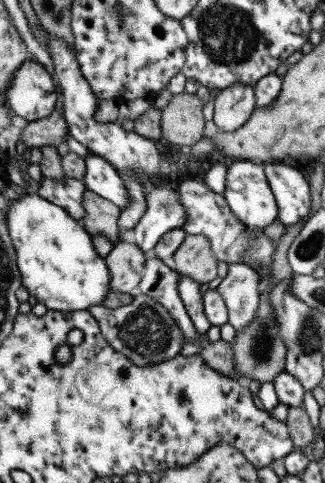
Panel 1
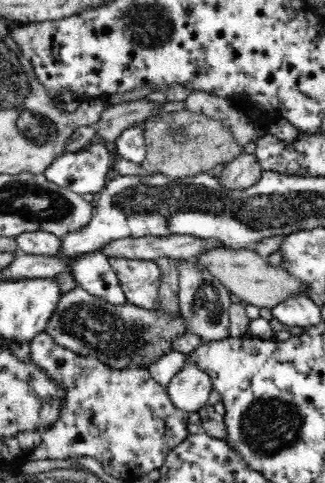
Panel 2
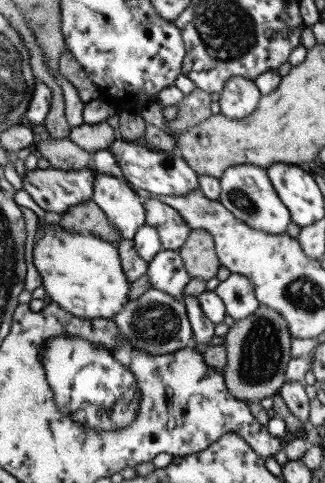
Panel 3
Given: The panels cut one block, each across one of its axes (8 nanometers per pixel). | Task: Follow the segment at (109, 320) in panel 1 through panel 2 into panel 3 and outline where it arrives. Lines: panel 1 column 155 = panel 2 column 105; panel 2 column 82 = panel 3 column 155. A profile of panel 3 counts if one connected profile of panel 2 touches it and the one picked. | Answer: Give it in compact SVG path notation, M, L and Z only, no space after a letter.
M149 290L141 298L129 302L119 314L113 316L113 320L119 324L123 338L127 338L137 350L145 350L153 356L175 354L195 344L195 332L191 328L193 324L187 304L181 304L179 298L171 298L161 290Z

